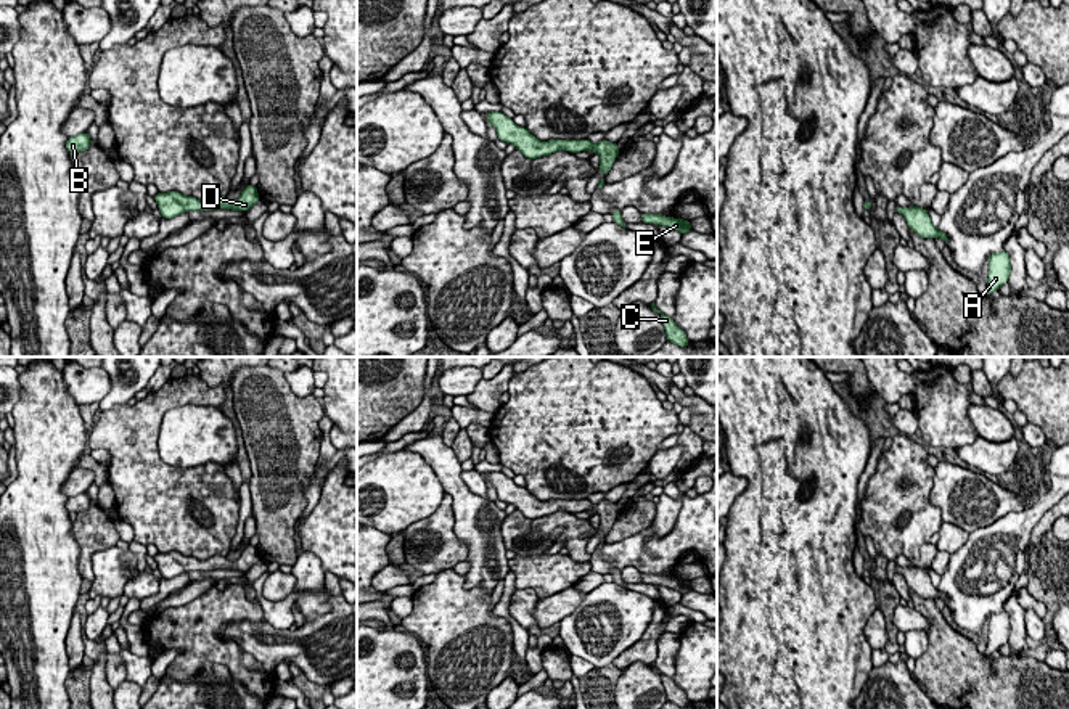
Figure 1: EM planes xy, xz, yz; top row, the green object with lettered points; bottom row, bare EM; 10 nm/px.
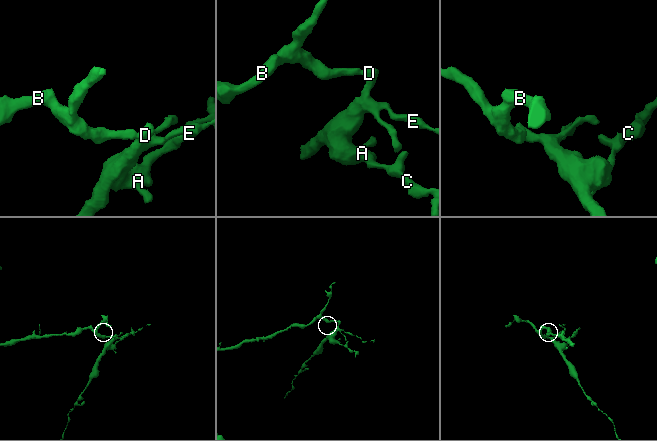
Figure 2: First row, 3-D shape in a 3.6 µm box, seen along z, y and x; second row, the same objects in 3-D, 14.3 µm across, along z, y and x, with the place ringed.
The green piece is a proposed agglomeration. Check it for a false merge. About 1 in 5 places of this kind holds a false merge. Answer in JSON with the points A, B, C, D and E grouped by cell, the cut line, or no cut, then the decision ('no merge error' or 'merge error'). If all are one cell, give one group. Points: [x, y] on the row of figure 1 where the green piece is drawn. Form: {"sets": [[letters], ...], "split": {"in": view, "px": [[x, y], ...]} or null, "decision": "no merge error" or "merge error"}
{"sets": [["A", "B", "C", "D", "E"]], "split": null, "decision": "no merge error"}

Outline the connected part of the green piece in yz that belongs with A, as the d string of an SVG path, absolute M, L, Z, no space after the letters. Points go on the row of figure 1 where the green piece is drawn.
M1006 251L990 254L989 278L984 294L990 296L993 291L998 291L1001 285L1006 285L1010 273L1011 273L1010 254Z

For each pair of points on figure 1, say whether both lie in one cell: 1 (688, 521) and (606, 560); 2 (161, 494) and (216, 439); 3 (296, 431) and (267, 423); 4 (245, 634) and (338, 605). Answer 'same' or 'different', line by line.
1: same
2: different
3: same
4: same

